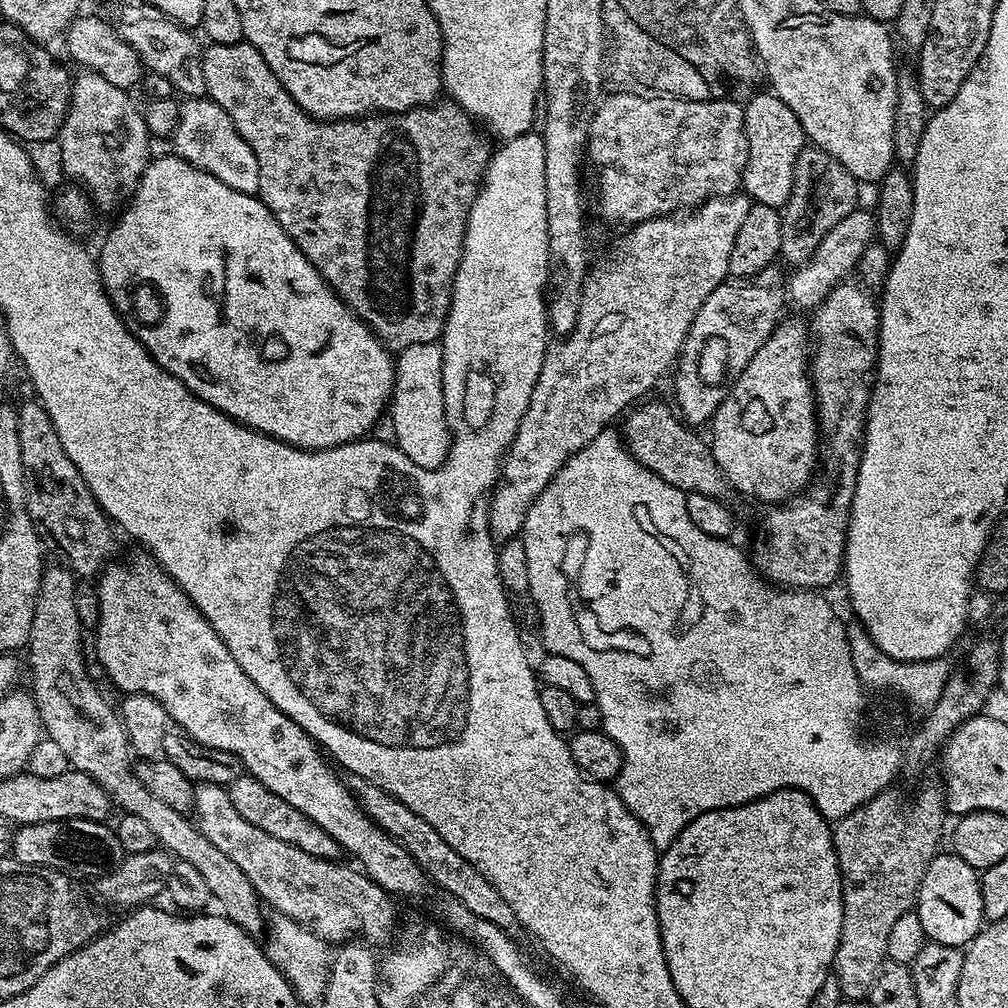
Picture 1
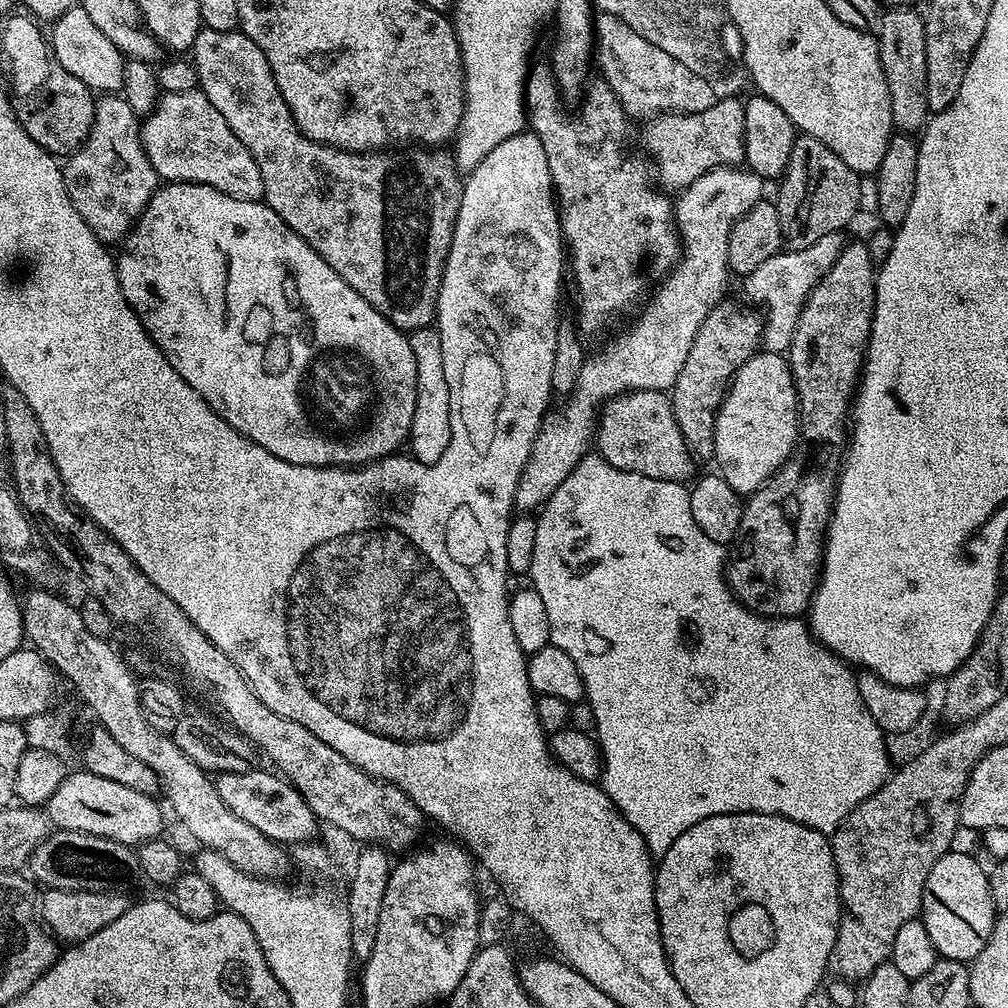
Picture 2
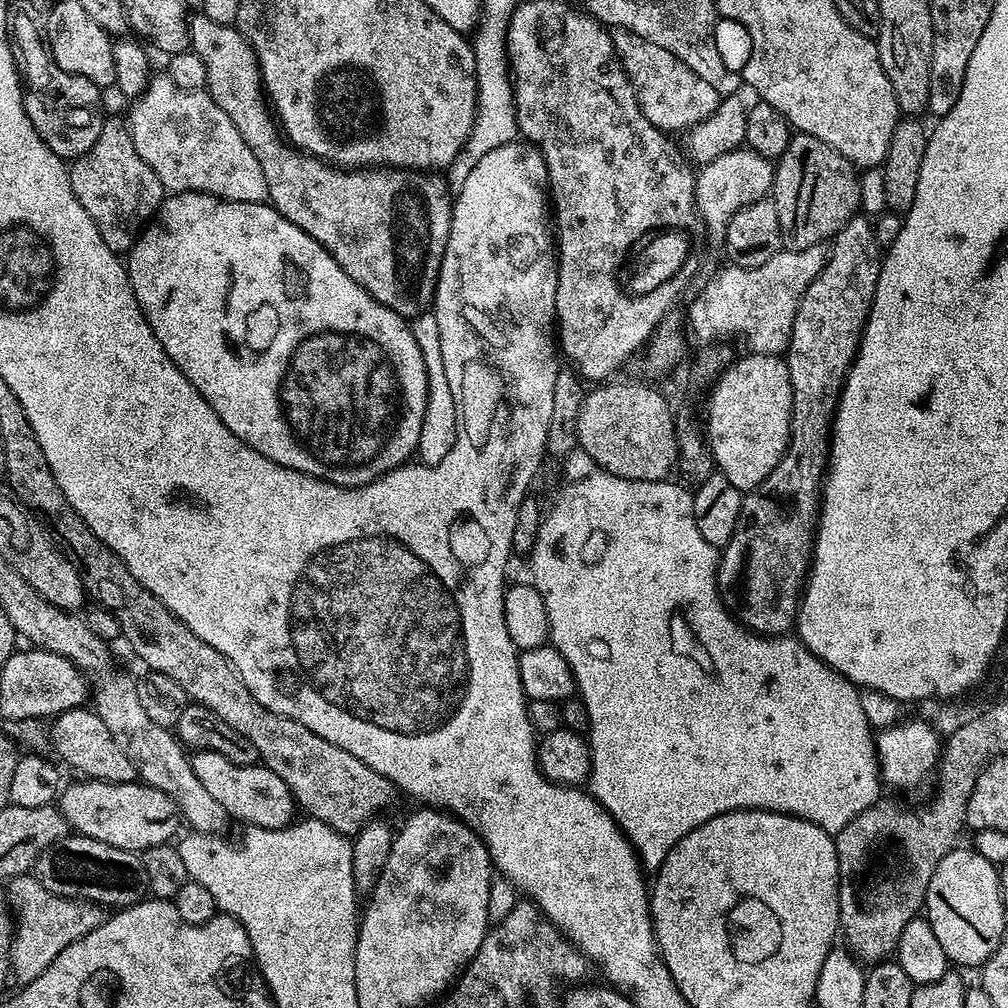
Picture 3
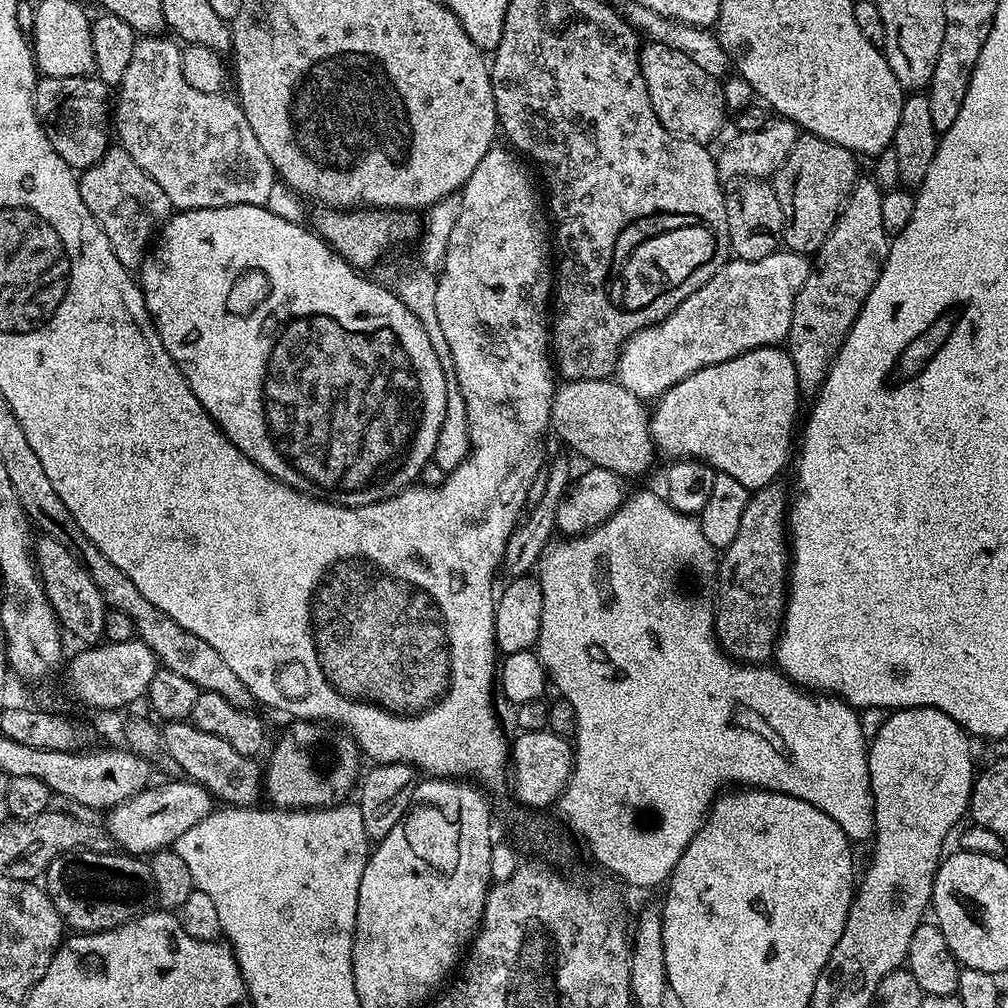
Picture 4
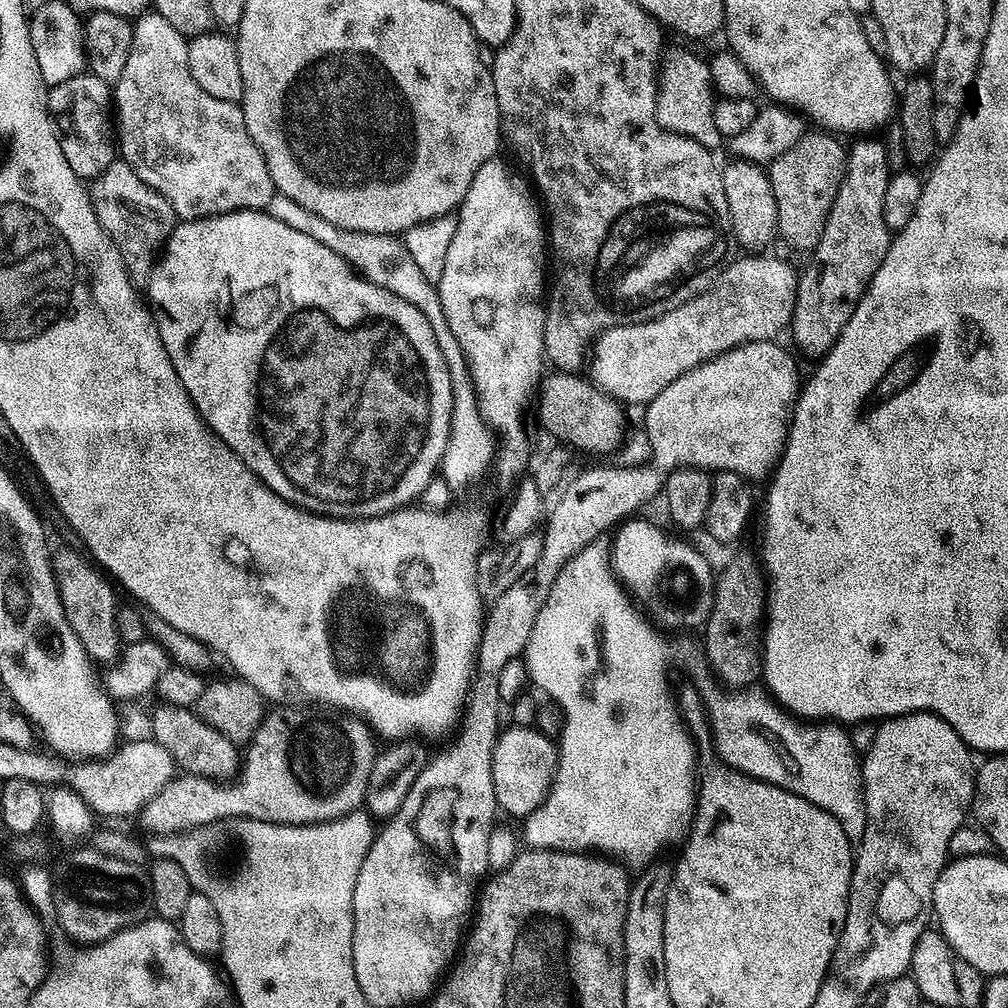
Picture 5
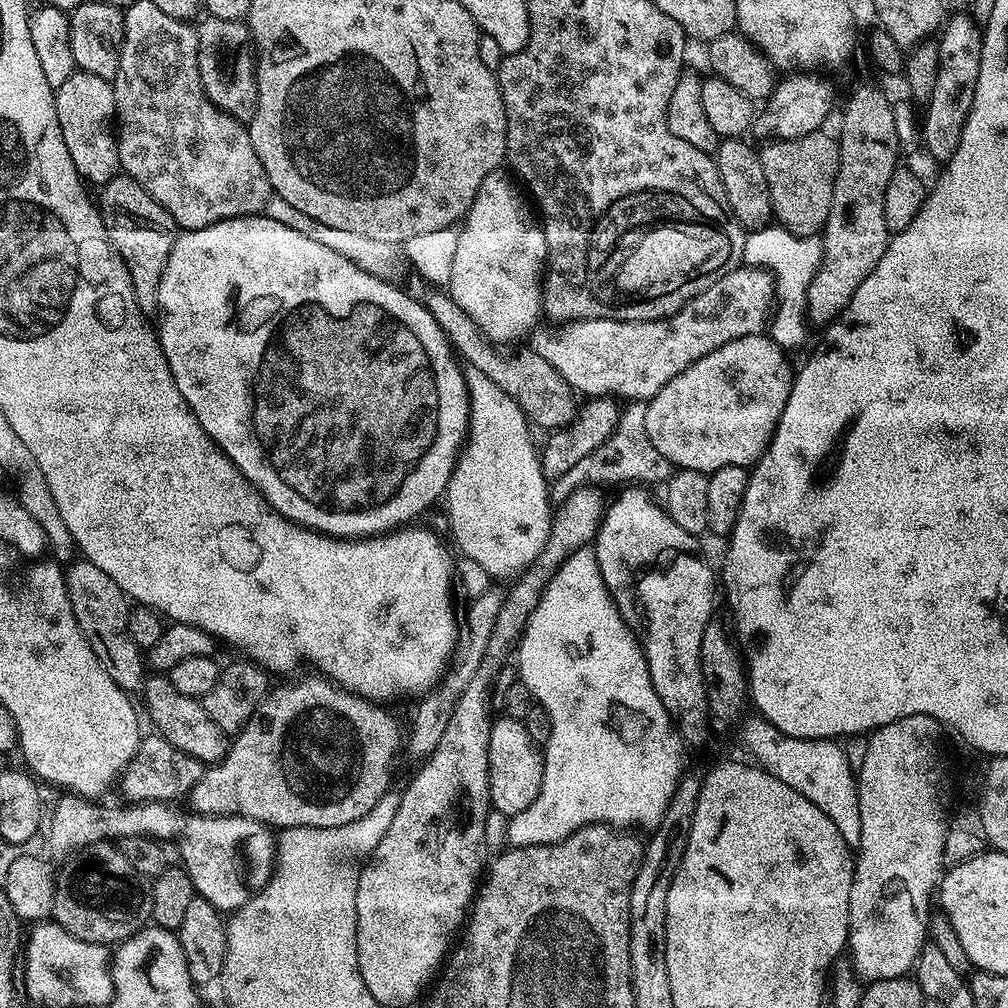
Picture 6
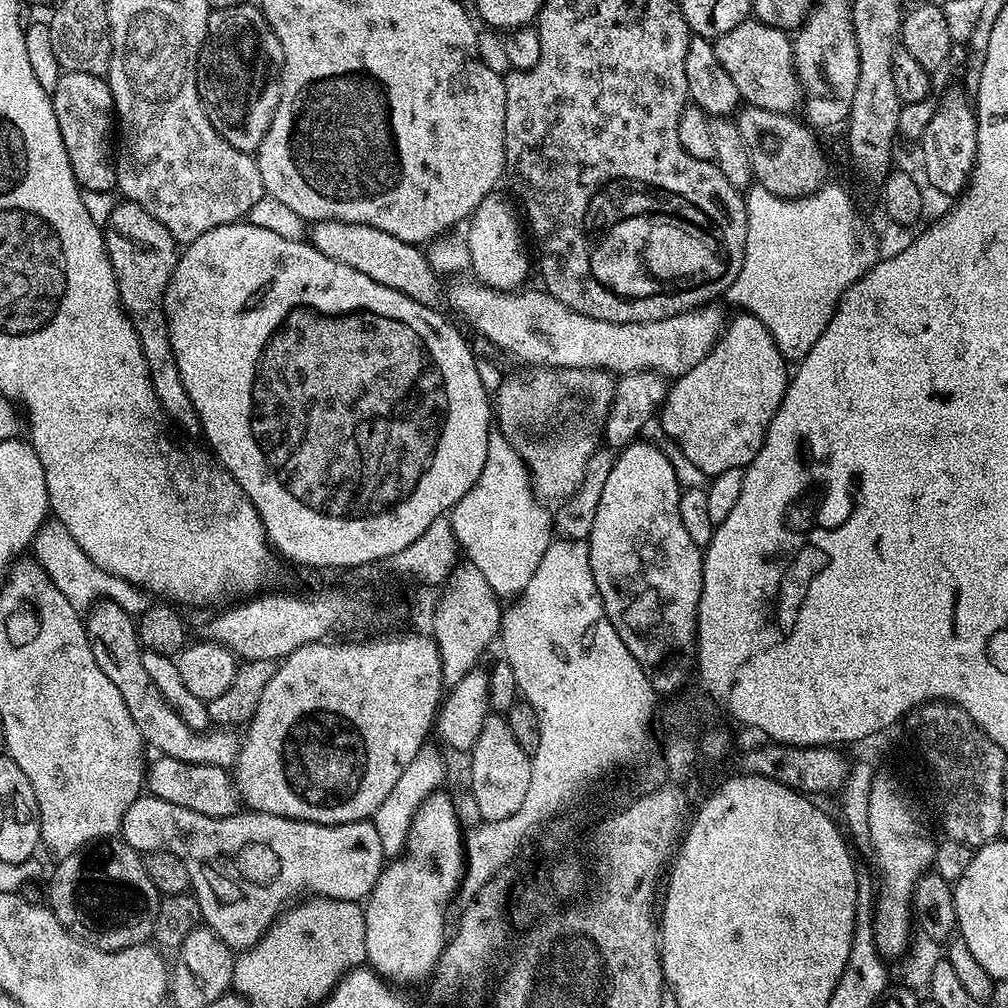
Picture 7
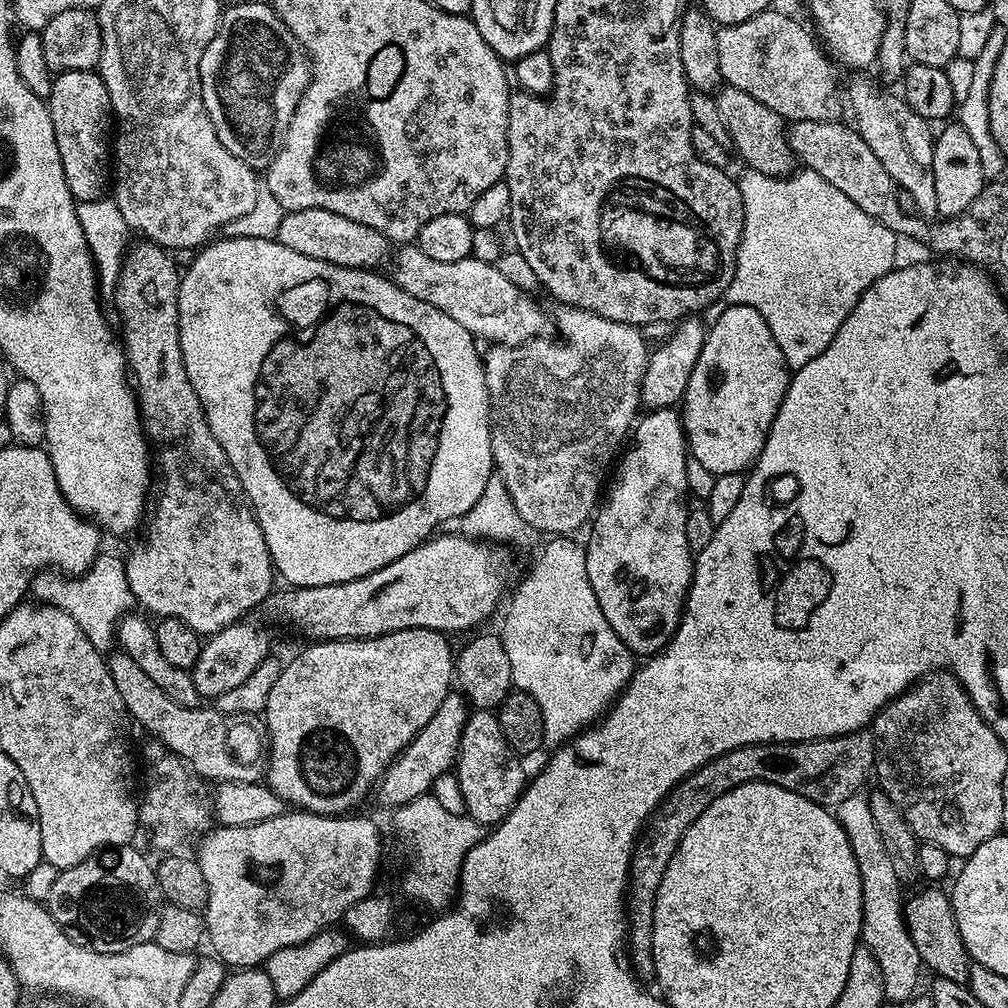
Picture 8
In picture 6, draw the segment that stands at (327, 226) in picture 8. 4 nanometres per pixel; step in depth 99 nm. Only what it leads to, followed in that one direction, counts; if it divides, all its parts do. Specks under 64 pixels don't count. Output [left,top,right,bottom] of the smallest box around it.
[406,278,574,430]

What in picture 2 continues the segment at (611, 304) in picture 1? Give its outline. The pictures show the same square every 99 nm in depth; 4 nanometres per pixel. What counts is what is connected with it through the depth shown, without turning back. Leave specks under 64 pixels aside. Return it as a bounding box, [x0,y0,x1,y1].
[514,166,765,514]

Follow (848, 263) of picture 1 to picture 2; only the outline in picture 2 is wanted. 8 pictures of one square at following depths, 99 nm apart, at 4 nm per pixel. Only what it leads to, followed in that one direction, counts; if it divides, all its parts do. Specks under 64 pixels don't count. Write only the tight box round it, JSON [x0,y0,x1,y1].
[743,231,846,353]

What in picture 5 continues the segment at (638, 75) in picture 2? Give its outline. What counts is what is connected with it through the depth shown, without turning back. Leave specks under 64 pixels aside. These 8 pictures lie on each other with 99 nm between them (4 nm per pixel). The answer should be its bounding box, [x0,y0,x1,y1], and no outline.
[656,52,722,150]

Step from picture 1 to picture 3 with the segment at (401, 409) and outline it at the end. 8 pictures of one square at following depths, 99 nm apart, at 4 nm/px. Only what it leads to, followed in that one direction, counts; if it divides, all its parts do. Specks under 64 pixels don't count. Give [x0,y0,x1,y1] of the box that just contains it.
[410,310,458,466]

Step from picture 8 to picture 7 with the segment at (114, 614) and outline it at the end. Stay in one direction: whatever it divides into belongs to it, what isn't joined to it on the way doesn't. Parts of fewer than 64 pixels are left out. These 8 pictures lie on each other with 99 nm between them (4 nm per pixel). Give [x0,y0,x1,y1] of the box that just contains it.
[30,518,149,618]

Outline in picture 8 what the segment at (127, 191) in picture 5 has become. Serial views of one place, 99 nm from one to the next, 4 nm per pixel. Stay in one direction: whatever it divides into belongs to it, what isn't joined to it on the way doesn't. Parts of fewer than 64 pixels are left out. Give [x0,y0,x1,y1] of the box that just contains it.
[114,238,273,638]

